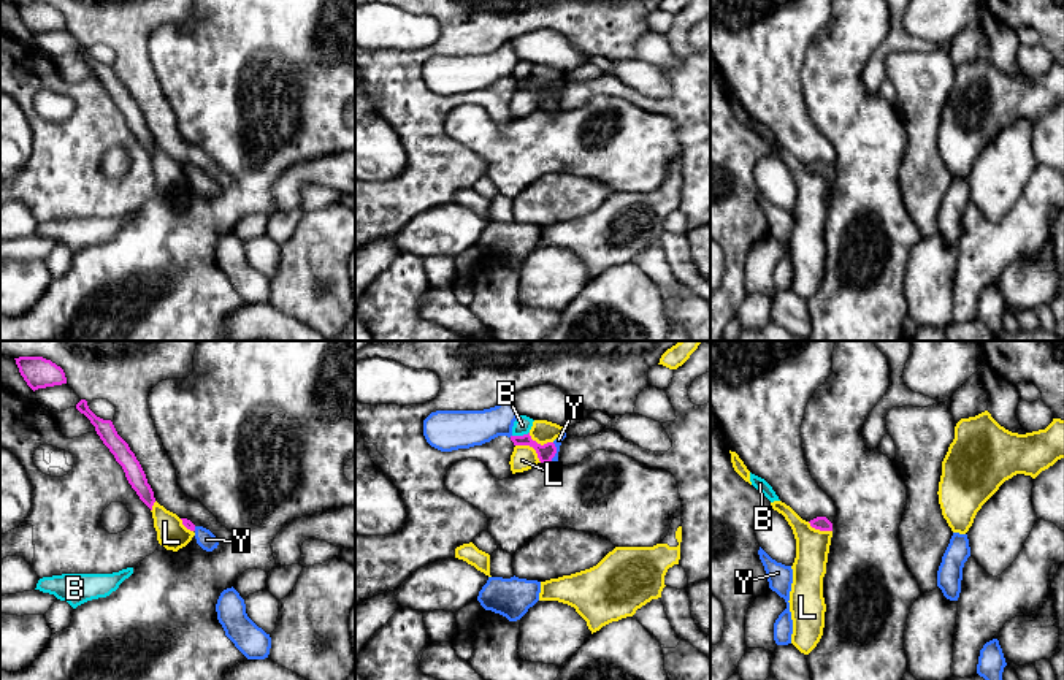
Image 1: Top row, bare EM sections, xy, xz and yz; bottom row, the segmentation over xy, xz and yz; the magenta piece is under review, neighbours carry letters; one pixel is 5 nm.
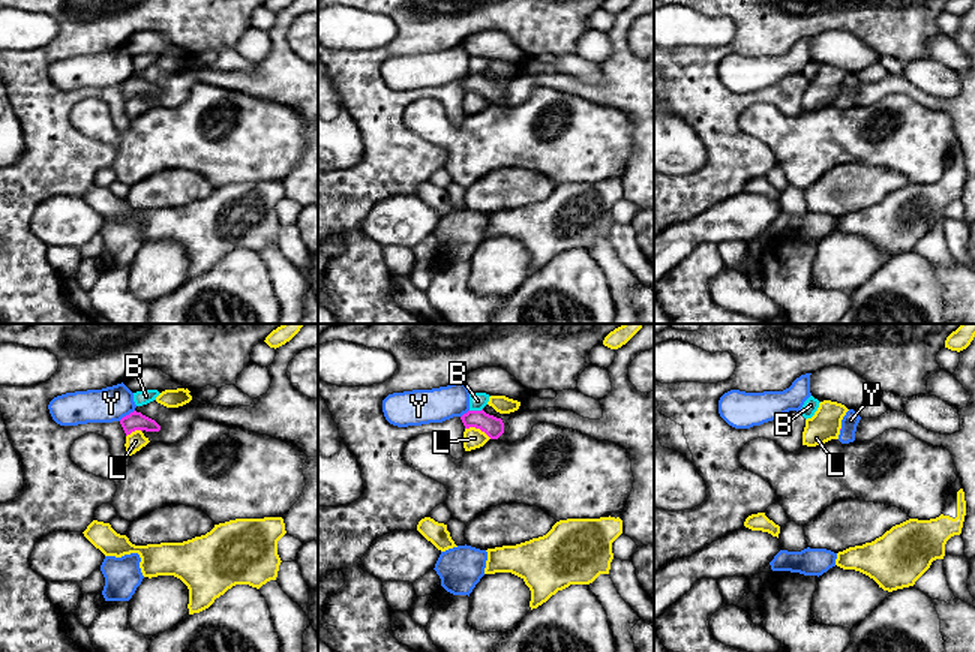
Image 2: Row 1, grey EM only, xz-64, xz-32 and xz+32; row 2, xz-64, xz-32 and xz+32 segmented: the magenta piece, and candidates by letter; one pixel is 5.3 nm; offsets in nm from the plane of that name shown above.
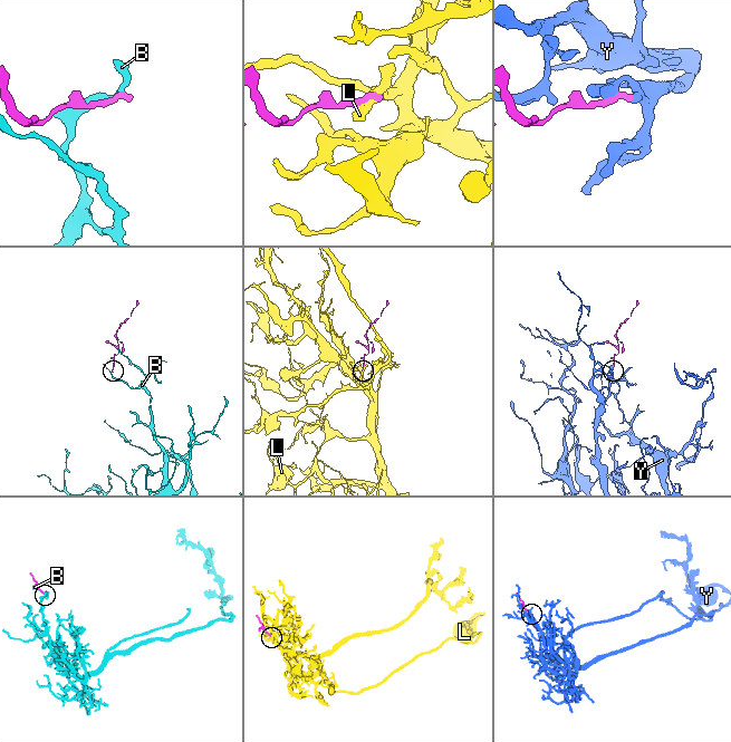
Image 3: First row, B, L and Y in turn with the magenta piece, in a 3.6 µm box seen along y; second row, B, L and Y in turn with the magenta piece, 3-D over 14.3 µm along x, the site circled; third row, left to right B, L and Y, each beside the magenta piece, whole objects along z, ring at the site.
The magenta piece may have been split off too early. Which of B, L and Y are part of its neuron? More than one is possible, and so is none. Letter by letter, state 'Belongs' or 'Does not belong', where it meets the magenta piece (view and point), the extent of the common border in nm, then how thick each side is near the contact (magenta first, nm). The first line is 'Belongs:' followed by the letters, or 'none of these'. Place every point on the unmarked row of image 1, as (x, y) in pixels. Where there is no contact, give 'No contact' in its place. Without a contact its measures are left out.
Belongs: Y
B: Does not belong. Touches magenta at xz (520, 81). Shared border 90 nm. Thickness 90 nm (magenta) against 90 nm
L: Does not belong. Touches magenta at xz (532, 91). Shared border 160 nm. Thickness 90 nm (magenta) against 130 nm
Y: Belongs. Touches magenta at xz (555, 97). Shared border 110 nm. Thickness 90 nm (magenta) against 40 nm

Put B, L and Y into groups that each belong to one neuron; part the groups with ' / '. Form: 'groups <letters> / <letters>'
groups B / L / Y

